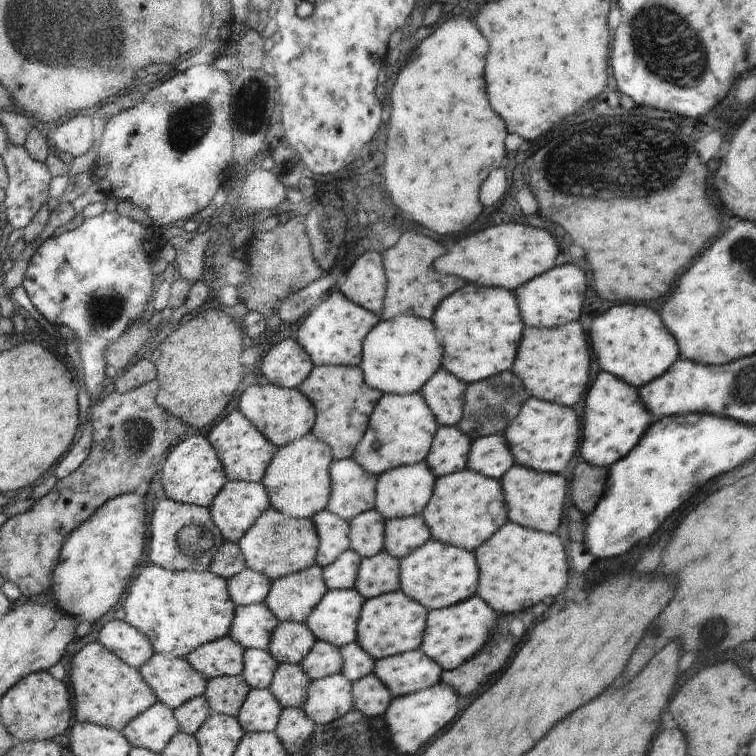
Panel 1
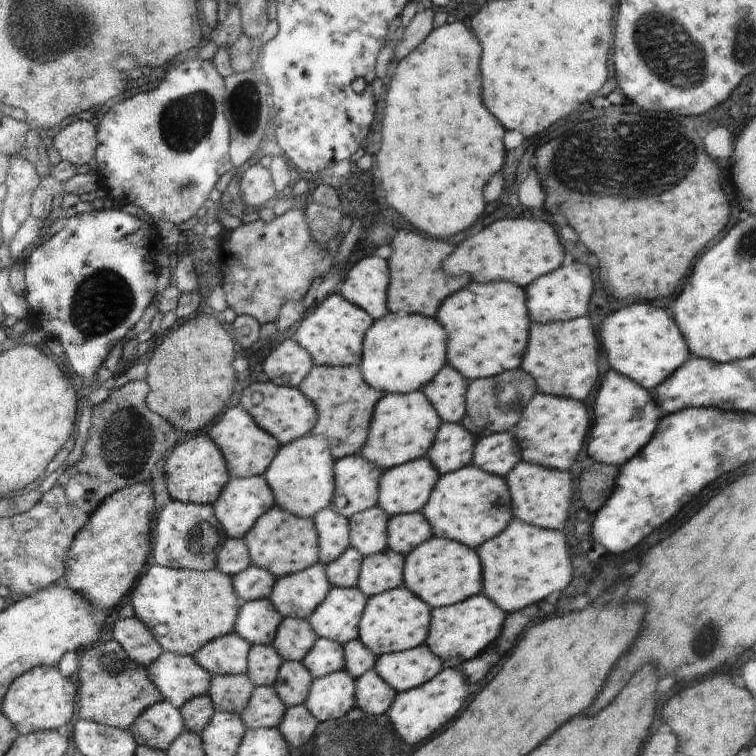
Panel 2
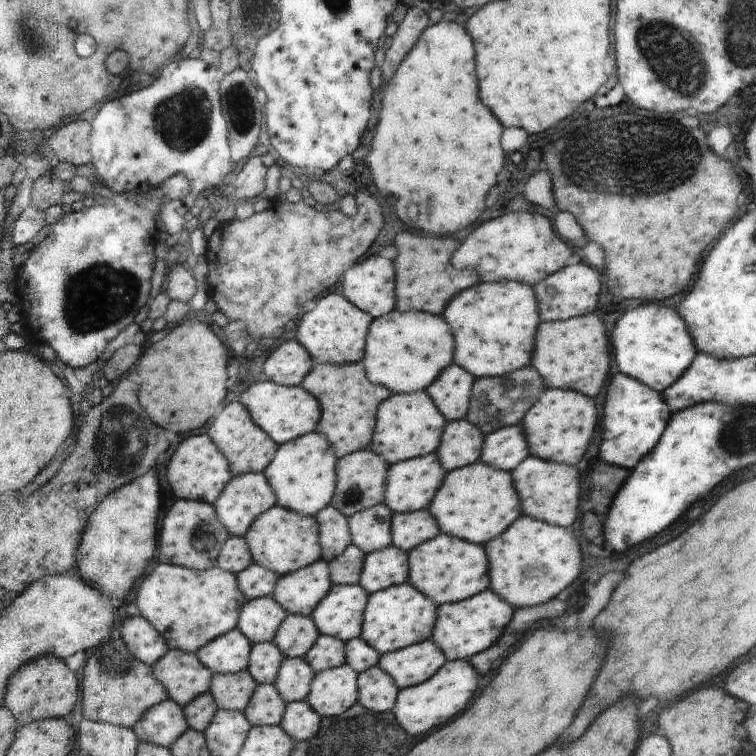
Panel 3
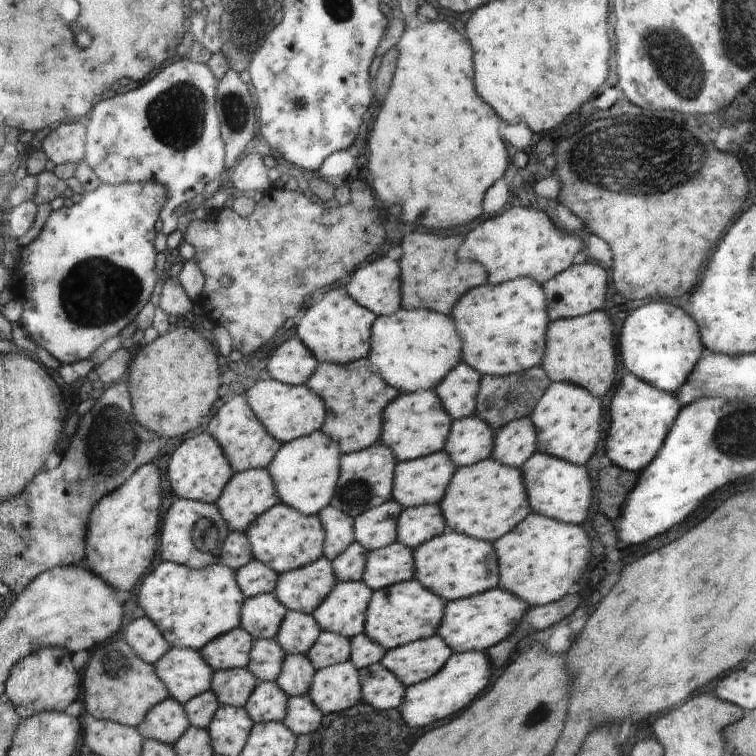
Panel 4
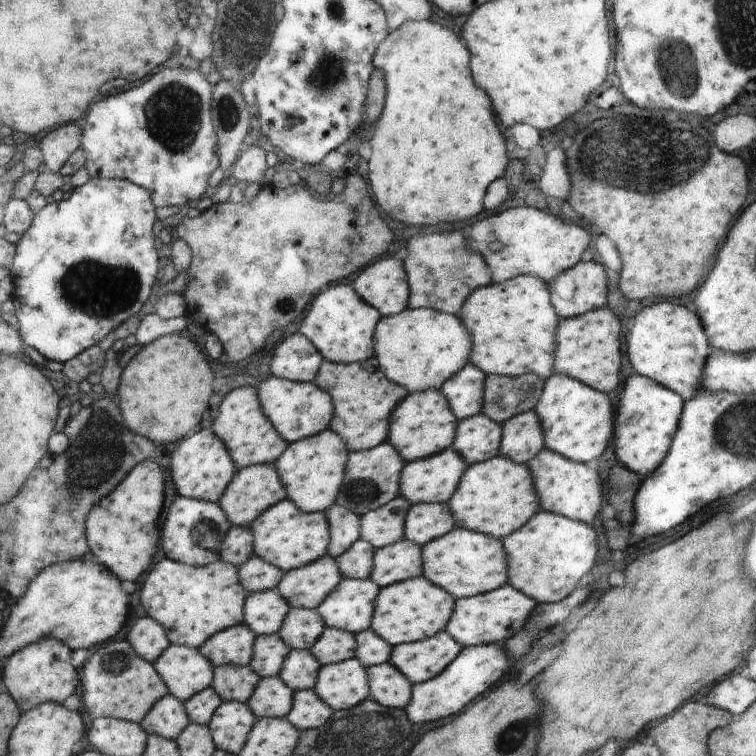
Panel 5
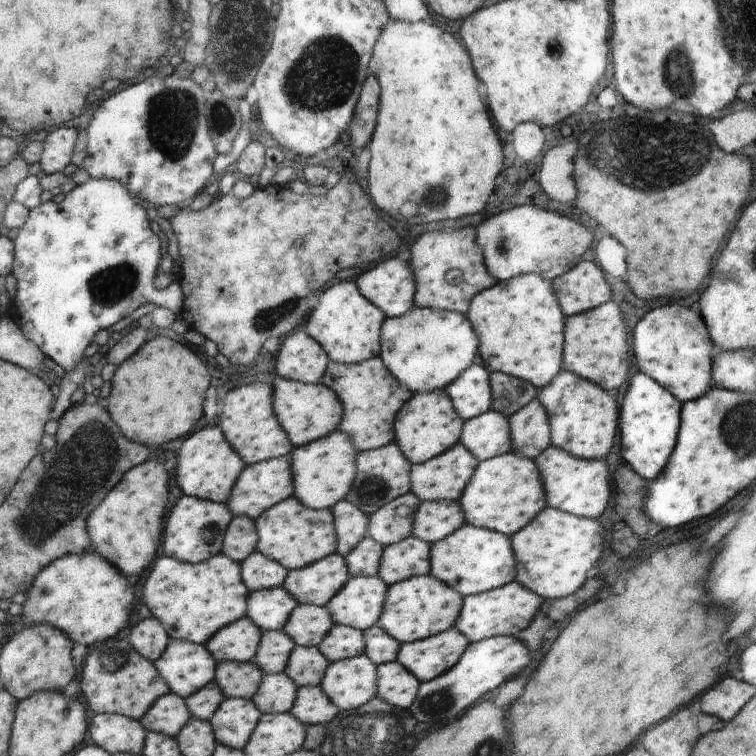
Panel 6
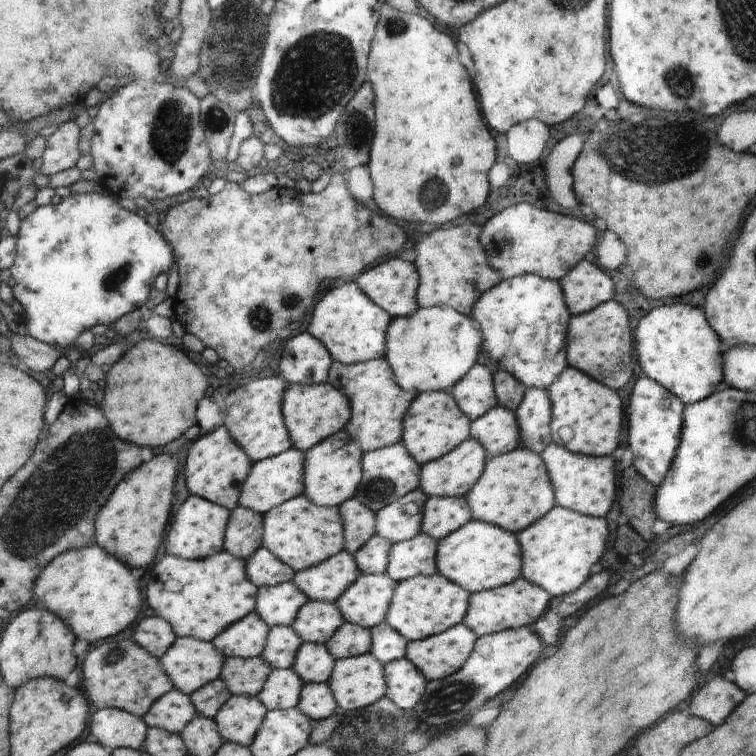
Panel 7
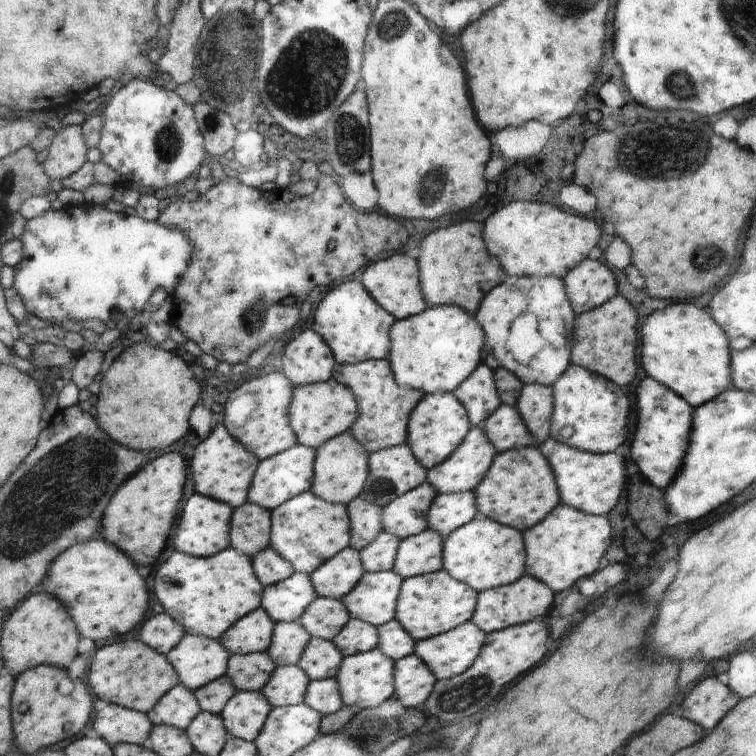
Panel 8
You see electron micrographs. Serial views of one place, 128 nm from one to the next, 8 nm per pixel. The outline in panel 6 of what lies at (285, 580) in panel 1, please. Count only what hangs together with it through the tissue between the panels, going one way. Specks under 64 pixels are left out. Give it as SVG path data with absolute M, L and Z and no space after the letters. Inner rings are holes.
M333 553L314 565L290 571L283 588L299 604L326 607L351 577L346 558Z

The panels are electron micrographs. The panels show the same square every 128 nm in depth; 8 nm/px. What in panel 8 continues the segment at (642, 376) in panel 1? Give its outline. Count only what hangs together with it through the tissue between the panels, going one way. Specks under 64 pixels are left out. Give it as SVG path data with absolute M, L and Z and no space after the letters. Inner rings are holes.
M670 304L664 310L650 312L642 330L641 363L644 364L650 378L656 378L677 395L686 398L693 407L698 408L715 400L716 396L728 389L732 382L732 356L730 356L730 344L726 338L726 331L720 328L712 316L696 308L694 304Z

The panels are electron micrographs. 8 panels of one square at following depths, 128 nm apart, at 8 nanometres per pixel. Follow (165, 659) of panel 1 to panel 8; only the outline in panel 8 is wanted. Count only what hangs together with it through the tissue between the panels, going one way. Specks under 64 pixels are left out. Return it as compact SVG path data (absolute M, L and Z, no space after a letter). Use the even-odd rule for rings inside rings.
M187 634L184 641L170 654L183 684L198 691L227 675L231 670L231 651L220 639Z

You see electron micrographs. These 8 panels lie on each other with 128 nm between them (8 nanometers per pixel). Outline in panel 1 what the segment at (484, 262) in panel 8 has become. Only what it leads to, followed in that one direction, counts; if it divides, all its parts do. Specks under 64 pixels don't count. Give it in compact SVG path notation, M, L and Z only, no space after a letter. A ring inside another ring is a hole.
M408 230L404 238L401 236L396 245L384 252L384 263L387 268L387 293L386 304L383 306L383 314L380 318L390 319L400 314L408 314L431 319L436 306L448 294L456 292L458 288L468 283L462 278L442 274L435 269L435 261L442 257L442 254L446 254L446 248L442 244L414 230Z

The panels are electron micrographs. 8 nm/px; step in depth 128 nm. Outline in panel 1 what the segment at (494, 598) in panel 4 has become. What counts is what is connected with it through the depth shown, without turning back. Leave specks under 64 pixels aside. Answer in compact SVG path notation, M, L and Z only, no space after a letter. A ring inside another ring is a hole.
M477 594L448 608L432 609L427 614L426 633L419 649L427 654L428 658L435 659L444 671L458 668L487 644L497 620L497 612Z

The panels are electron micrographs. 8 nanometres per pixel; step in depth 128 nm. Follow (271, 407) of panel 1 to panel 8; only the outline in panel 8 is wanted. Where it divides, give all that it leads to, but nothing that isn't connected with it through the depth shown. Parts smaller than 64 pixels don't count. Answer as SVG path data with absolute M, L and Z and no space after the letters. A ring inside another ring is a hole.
M335 378L322 383L294 386L290 407L290 422L297 436L297 444L319 450L334 436L351 431L360 418L360 403L350 387Z

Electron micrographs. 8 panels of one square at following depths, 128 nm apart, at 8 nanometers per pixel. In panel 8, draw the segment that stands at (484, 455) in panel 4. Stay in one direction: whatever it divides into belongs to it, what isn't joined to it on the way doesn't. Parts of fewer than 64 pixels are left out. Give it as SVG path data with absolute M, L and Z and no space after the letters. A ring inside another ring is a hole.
M501 404L480 426L487 434L488 442L496 447L496 452L506 452L516 448L538 446L536 438L528 430L527 423L515 406Z

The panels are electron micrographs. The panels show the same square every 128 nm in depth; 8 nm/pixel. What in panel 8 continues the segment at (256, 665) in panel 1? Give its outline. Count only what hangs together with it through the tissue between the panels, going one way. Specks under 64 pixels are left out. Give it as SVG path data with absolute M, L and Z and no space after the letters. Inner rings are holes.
M296 621L276 624L271 649L267 654L278 665L298 665L310 634Z

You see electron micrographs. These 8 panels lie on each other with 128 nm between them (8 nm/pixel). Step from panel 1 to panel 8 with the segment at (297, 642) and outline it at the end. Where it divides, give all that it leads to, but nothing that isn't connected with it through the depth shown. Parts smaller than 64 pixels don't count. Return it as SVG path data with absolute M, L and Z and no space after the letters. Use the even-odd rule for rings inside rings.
M318 595L296 622L310 634L311 638L319 637L332 641L351 618L342 600Z

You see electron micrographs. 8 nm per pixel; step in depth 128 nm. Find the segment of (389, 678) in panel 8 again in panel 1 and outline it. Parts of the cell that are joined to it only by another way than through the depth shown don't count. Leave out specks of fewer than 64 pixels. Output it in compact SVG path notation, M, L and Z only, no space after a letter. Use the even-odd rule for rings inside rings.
M337 673L311 682L302 710L316 725L325 725L343 717L354 707L353 683L343 673Z

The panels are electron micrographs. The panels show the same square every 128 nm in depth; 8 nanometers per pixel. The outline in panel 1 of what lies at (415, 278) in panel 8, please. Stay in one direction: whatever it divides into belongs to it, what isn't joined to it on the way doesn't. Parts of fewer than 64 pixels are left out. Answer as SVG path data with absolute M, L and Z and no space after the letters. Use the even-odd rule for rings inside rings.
M364 254L349 271L342 274L337 290L351 302L358 303L380 318L387 293L387 274L384 274L384 268L380 254Z

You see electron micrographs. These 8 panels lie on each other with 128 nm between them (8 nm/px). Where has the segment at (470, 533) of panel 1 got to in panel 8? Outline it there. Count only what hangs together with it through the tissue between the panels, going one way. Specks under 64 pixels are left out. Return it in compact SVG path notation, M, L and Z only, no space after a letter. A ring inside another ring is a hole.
M528 446L499 452L496 466L492 466L492 474L483 478L483 482L474 490L476 510L486 518L498 522L502 516L504 526L512 526L521 533L545 520L554 510L554 506L562 502L559 485L551 461L538 446Z

